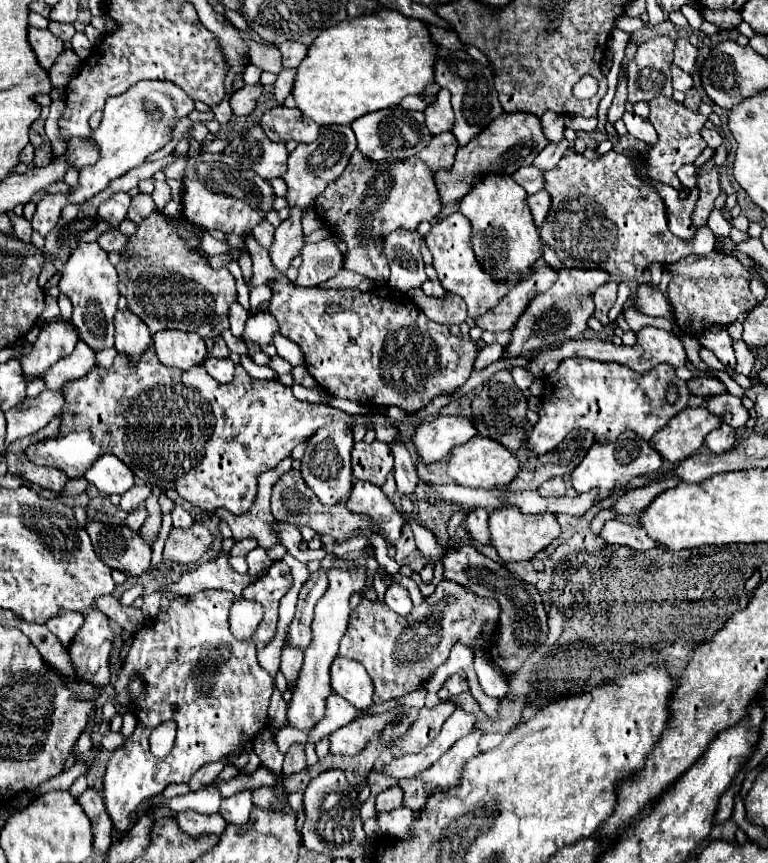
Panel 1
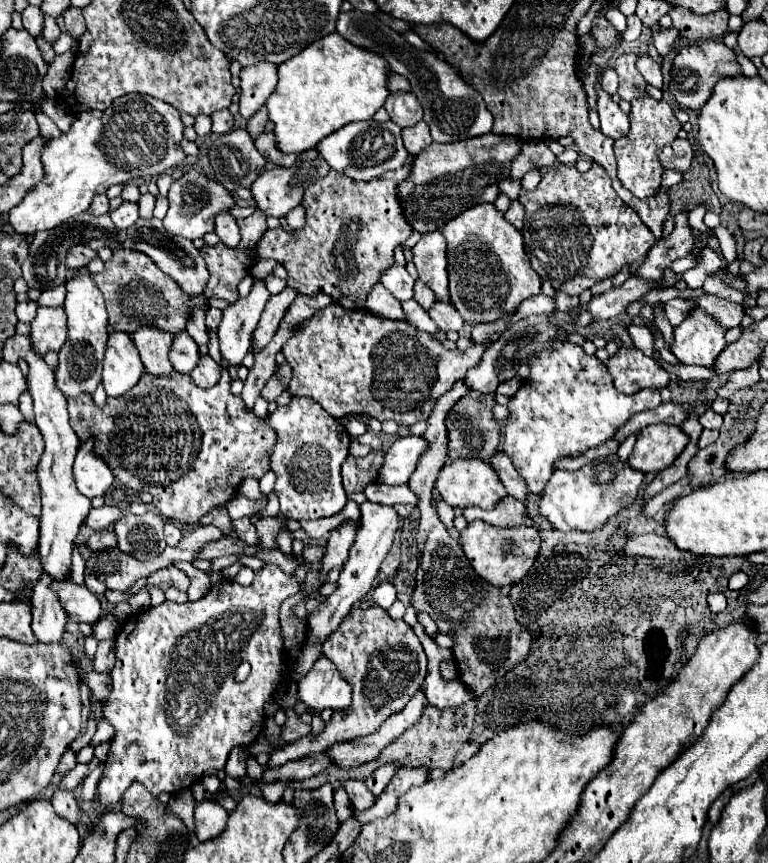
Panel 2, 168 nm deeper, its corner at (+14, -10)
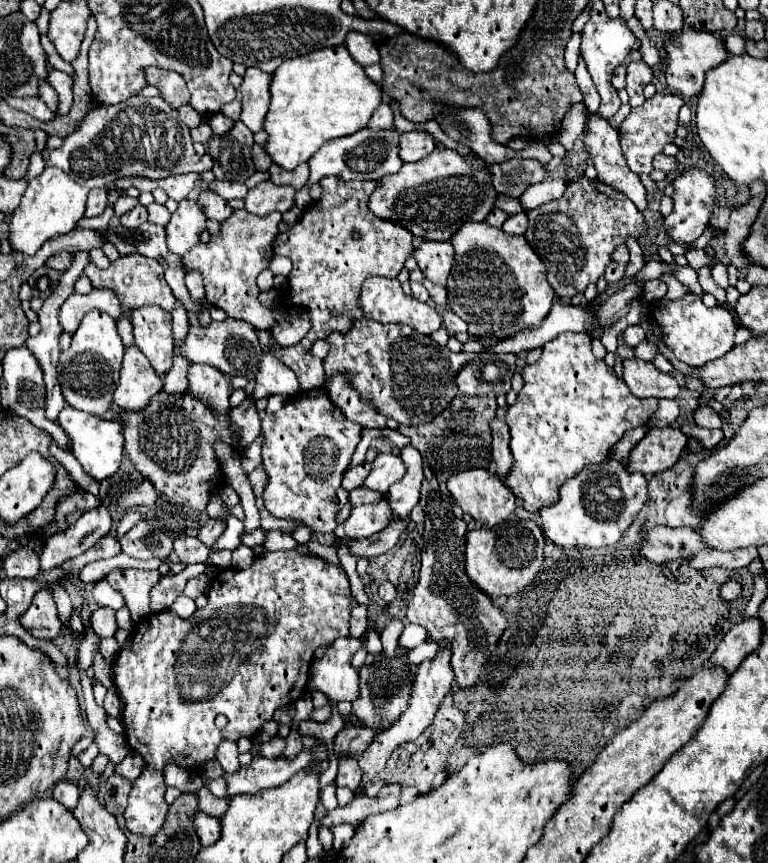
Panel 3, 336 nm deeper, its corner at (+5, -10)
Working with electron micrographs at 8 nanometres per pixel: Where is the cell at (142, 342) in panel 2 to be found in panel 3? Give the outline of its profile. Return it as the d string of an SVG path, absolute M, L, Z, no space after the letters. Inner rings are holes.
M143 306L131 312L135 344L149 358L159 376L165 376L173 366L173 334L171 314L159 306Z

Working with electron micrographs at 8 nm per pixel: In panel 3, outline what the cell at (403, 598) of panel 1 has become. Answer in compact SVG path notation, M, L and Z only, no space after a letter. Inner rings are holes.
M385 580L385 582L379 586L379 598L381 598L383 602L391 604L391 602L395 600L395 596L397 596L397 588L395 588L389 580Z

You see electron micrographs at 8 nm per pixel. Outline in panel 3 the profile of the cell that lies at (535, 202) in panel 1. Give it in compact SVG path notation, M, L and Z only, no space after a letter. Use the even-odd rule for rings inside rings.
M519 212L519 214L509 216L501 228L507 234L525 234L525 230L527 230L527 214Z

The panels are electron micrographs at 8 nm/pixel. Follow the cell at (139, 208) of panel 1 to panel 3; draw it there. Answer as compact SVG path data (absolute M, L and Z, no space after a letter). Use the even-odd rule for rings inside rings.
M141 204L121 216L121 224L123 224L123 226L129 226L129 228L141 226L145 220L147 220L147 210L145 210L145 206L141 206Z

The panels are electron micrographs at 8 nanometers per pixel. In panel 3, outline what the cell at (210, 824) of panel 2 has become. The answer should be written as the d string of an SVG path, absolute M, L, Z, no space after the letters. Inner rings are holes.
M197 812L195 824L197 824L197 834L201 840L201 846L211 846L221 838L221 818Z

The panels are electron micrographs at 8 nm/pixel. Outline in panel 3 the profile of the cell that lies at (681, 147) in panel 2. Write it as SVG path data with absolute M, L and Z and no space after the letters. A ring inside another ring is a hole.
M657 154L655 156L655 162L653 162L655 170L663 170L663 172L675 172L679 170L679 162L675 156L667 156L667 154Z

